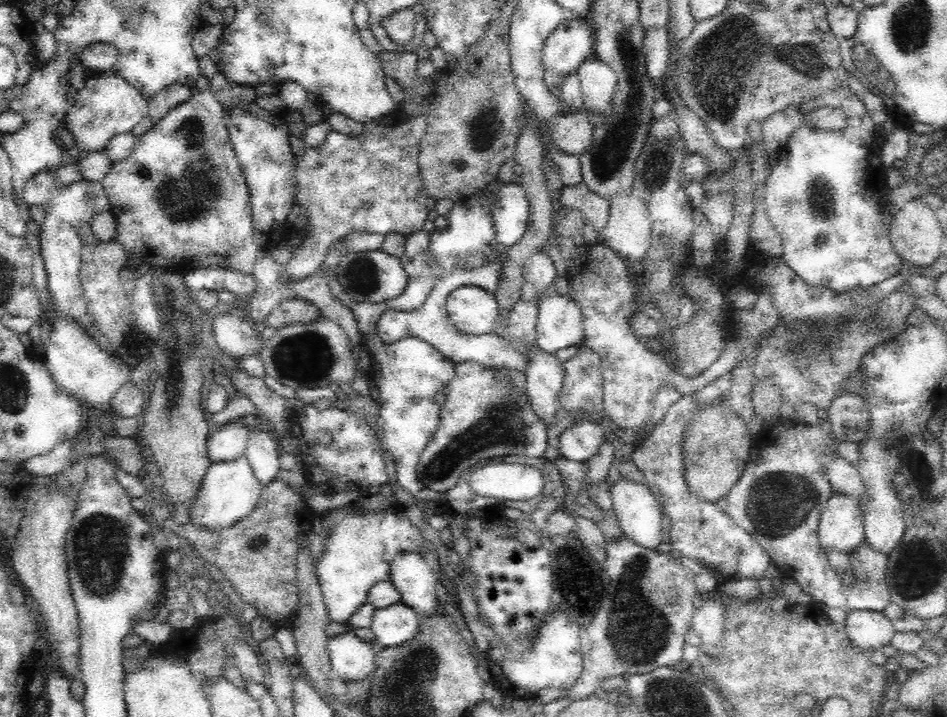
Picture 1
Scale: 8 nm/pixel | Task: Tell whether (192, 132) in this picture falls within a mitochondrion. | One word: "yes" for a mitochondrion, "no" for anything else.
yes

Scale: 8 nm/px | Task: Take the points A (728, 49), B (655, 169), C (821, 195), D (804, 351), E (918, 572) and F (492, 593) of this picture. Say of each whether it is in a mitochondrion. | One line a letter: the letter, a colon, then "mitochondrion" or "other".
A: mitochondrion
B: mitochondrion
C: mitochondrion
D: mitochondrion
E: mitochondrion
F: other

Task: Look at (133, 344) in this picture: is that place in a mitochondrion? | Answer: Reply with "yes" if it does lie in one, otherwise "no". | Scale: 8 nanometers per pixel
no

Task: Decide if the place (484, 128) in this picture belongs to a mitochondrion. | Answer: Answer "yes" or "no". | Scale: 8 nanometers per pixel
yes

